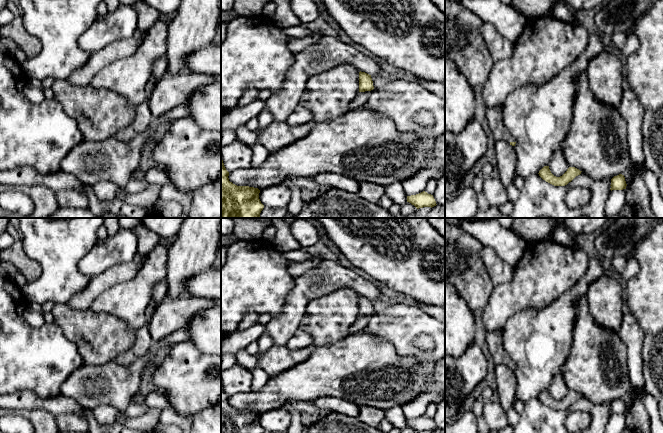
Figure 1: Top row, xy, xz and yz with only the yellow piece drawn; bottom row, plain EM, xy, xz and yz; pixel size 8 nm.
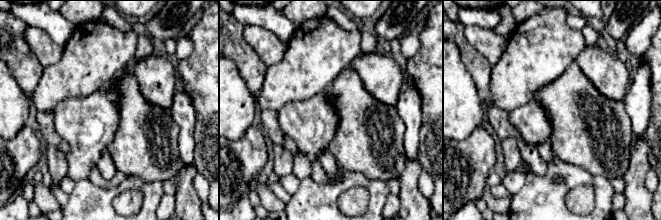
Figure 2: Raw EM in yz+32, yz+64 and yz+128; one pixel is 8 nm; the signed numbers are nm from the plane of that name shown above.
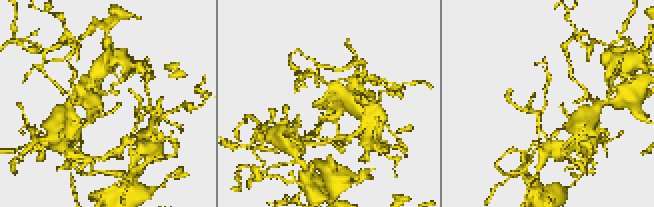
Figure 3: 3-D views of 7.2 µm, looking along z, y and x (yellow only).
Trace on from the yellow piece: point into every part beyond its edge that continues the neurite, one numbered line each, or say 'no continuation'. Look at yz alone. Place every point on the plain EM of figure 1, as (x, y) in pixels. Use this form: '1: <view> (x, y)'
1: yz (493, 338)

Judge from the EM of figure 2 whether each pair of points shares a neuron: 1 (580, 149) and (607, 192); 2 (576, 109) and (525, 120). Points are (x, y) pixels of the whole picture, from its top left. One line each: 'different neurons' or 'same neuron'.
1: different neurons
2: different neurons

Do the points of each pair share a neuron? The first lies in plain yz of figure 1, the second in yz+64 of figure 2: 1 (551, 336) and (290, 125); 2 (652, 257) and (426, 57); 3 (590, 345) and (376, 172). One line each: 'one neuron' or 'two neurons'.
1: one neuron
2: one neuron
3: one neuron

